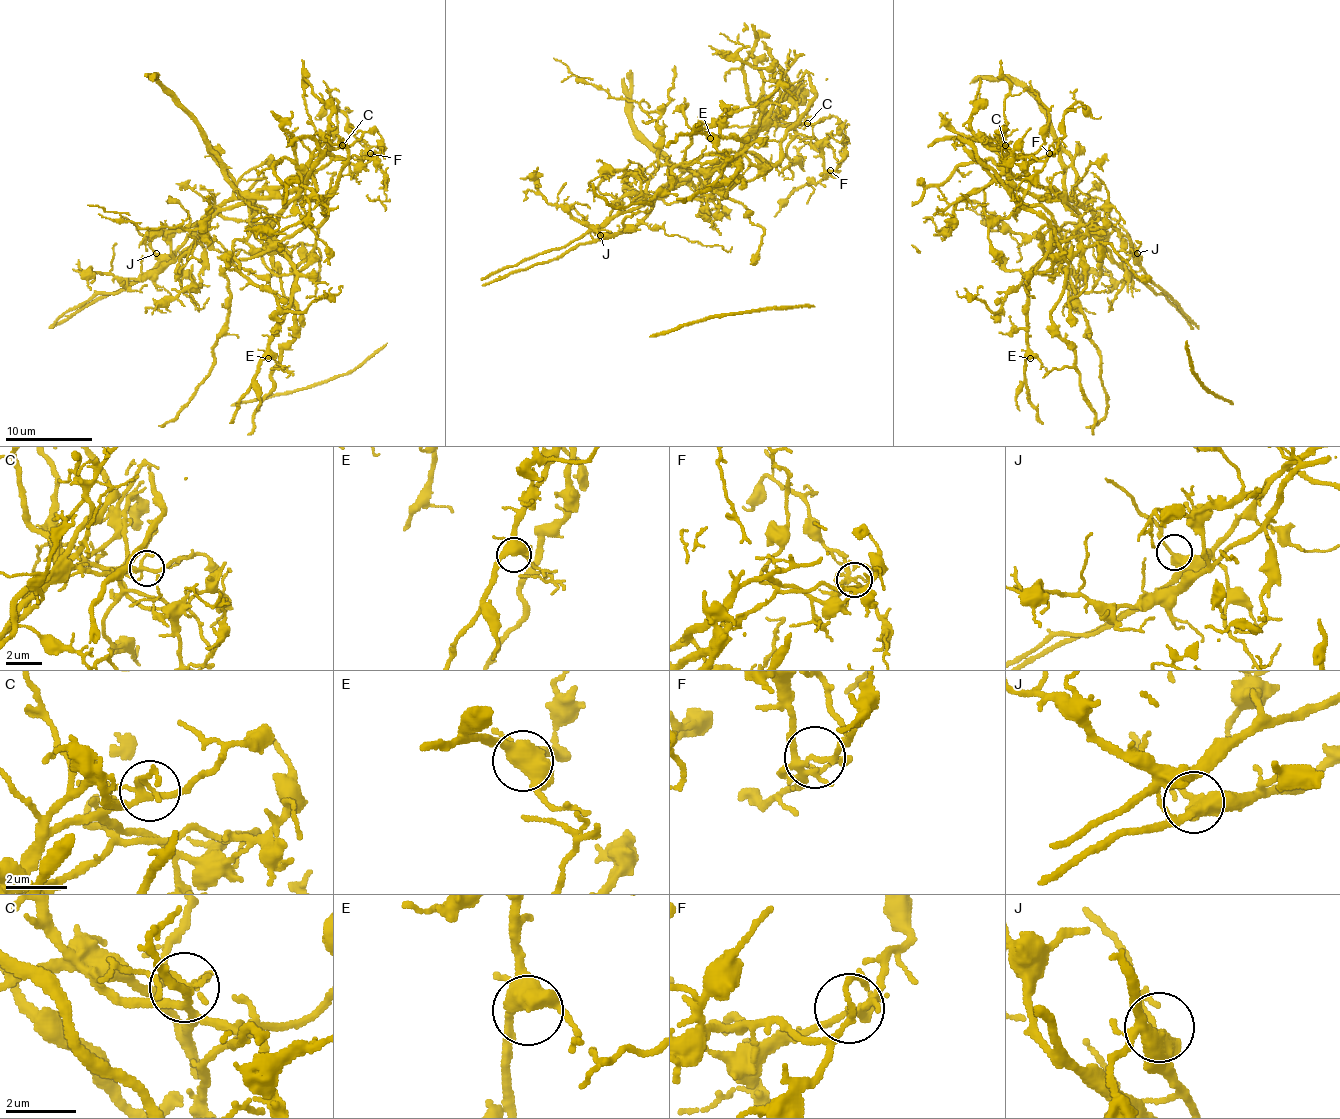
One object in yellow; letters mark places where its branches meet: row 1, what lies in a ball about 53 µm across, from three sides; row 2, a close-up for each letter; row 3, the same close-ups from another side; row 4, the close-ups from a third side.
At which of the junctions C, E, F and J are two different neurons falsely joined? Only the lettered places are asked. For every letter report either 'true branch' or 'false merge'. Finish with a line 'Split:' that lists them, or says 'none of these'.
C: true branch
E: true branch
F: false merge
J: true branch
Split: F

